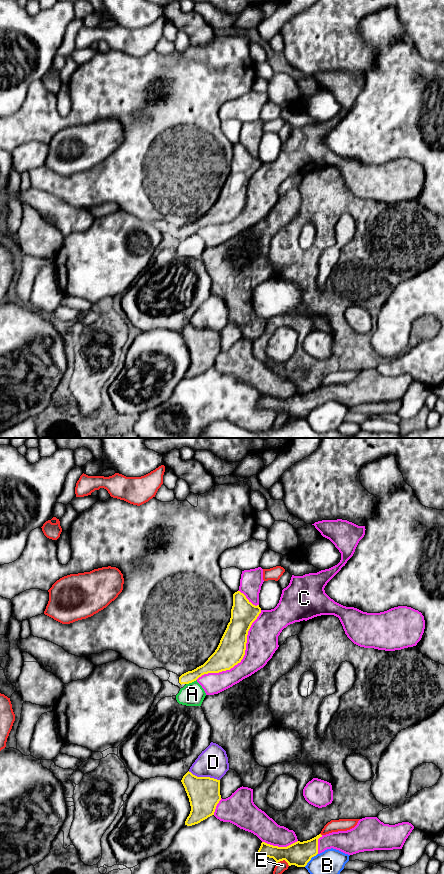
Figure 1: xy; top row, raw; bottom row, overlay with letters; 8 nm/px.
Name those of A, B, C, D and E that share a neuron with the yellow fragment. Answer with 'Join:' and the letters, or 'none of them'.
Join: C

